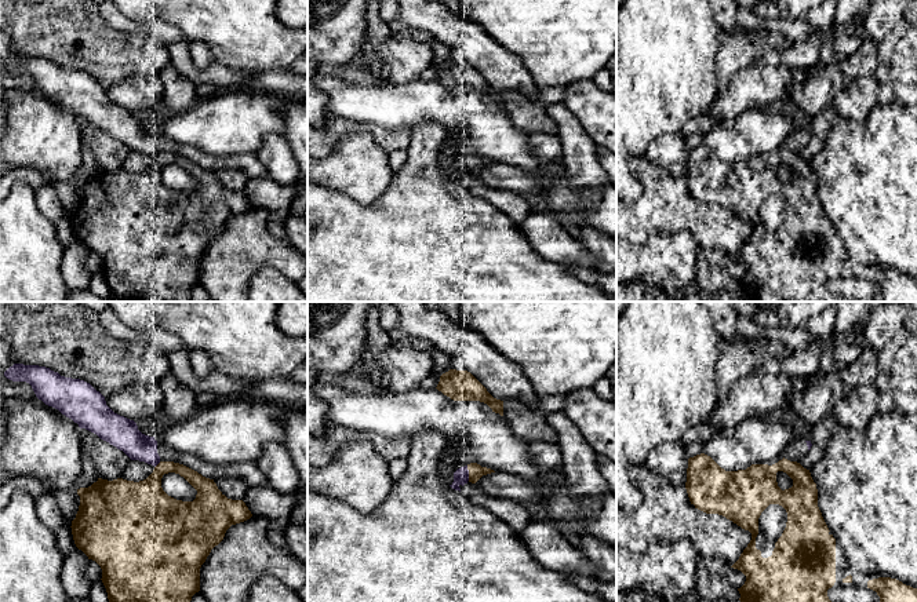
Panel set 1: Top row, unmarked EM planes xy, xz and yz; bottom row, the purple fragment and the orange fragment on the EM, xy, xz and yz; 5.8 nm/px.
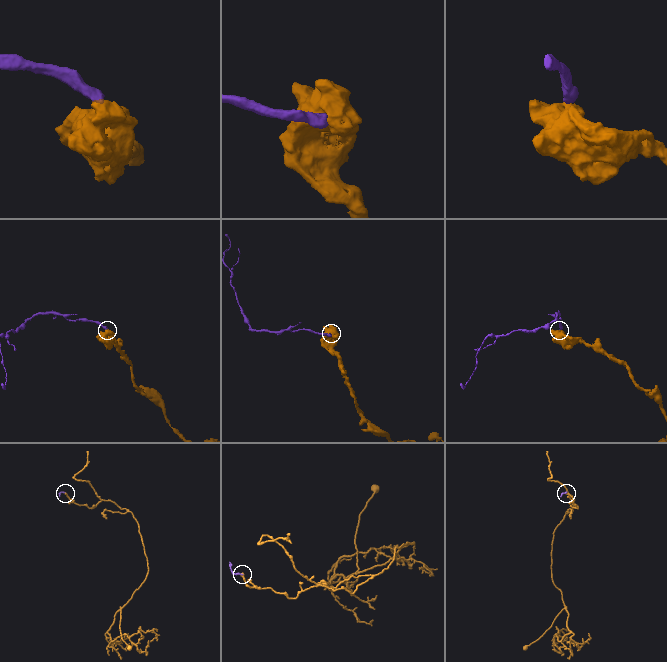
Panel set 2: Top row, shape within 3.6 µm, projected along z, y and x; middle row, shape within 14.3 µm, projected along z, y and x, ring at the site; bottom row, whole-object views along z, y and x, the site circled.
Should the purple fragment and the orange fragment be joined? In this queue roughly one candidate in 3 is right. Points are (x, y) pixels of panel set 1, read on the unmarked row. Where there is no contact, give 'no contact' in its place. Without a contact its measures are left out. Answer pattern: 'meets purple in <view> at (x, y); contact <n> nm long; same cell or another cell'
meets purple in xz at (468, 164); contact 90 nm long; another cell

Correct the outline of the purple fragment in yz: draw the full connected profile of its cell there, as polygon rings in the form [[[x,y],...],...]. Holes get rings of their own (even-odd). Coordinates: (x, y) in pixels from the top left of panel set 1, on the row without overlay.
[[[793,131],[785,142],[785,150],[798,154],[808,145],[811,138],[811,132]]]

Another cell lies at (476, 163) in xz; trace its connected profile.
[[[477,154],[467,156],[467,161],[469,161],[469,174],[472,175],[476,175],[483,167],[495,164],[494,161],[481,158]]]

